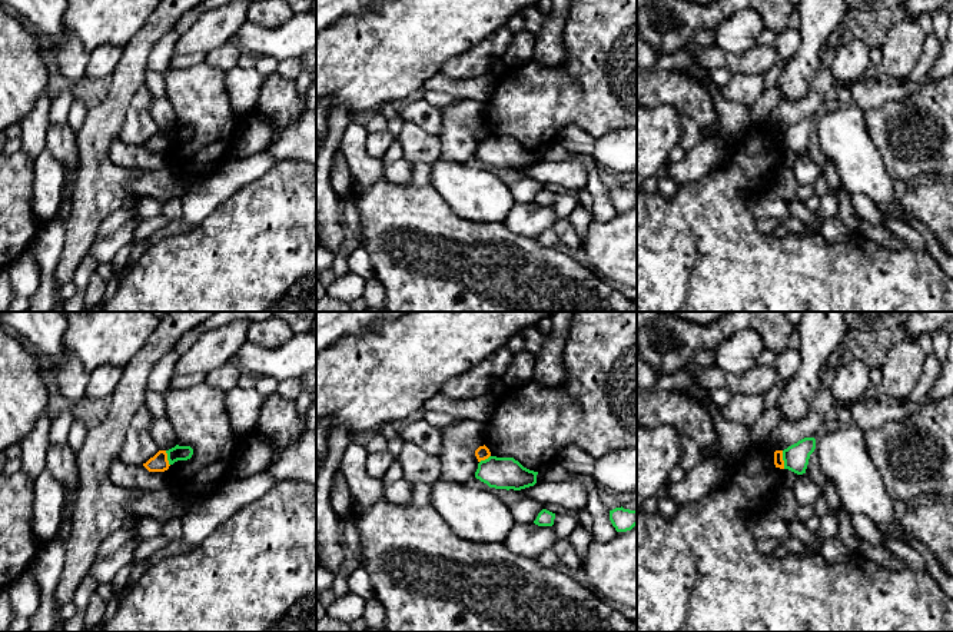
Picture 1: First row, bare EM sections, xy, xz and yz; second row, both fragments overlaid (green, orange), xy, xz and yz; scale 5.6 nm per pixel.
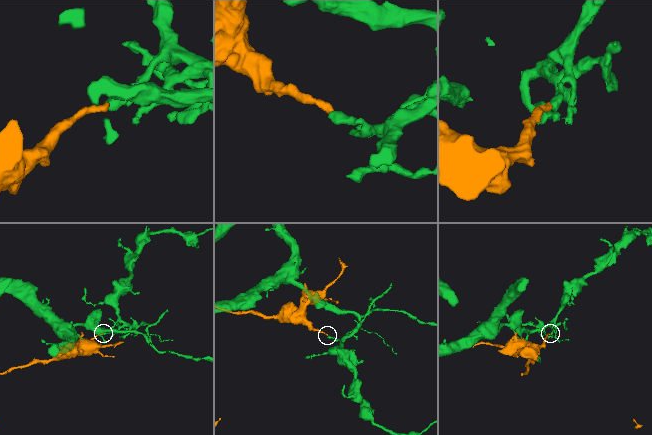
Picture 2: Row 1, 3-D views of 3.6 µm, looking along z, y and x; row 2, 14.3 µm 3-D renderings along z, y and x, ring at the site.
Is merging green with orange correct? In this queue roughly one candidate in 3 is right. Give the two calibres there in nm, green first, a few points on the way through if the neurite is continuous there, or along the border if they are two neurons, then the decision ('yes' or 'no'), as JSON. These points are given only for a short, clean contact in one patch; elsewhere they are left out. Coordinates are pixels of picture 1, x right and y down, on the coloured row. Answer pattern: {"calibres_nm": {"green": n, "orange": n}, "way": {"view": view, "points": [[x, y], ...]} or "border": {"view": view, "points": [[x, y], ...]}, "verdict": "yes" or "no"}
{"calibres_nm": {"green": 140, "orange": 60}, "border": {"view": "yz", "points": [[782, 451], [784, 468]]}, "verdict": "no"}

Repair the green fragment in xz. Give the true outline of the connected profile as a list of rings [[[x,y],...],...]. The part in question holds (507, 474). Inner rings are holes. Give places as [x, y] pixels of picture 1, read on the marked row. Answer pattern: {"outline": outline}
{"outline": [[[489,456],[478,463],[475,478],[495,489],[521,490],[537,483],[538,472],[524,468],[514,458]]]}

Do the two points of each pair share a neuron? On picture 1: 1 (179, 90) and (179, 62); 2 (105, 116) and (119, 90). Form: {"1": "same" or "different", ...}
{"1": "different", "2": "same"}

